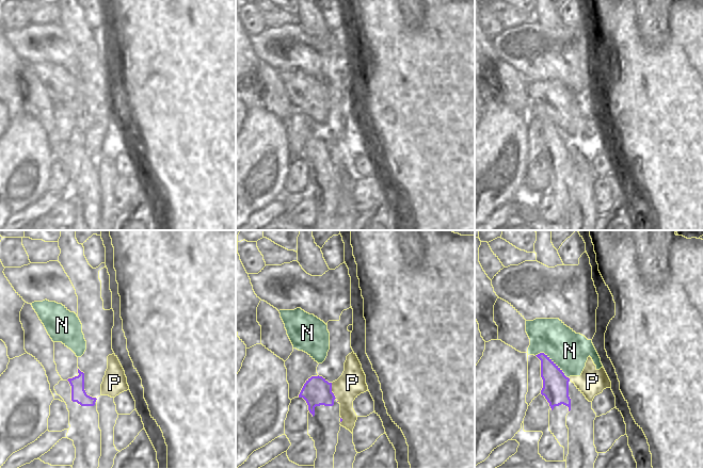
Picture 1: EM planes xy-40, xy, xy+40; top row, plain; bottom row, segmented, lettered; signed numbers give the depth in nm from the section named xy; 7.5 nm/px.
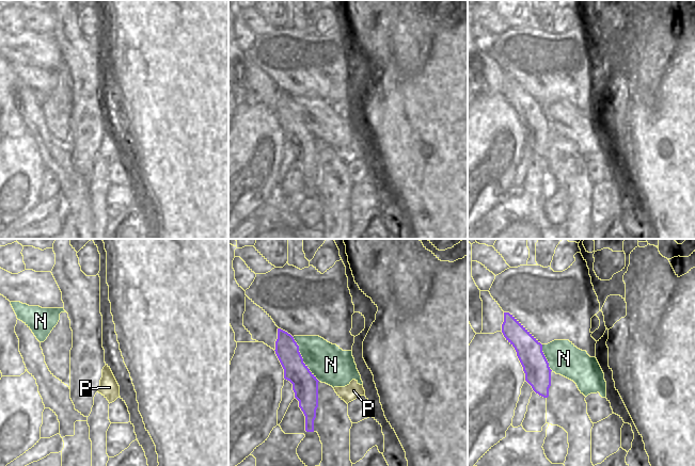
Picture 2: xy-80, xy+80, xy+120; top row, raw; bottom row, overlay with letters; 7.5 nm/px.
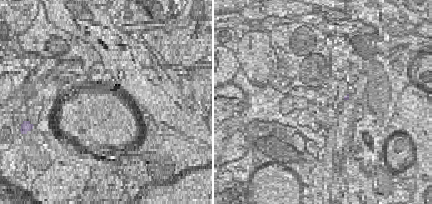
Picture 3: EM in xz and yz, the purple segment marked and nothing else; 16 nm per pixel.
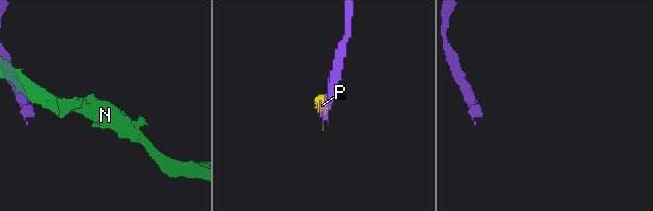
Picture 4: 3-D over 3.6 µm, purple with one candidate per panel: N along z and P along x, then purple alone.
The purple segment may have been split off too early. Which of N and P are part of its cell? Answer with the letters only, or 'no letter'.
no letter

